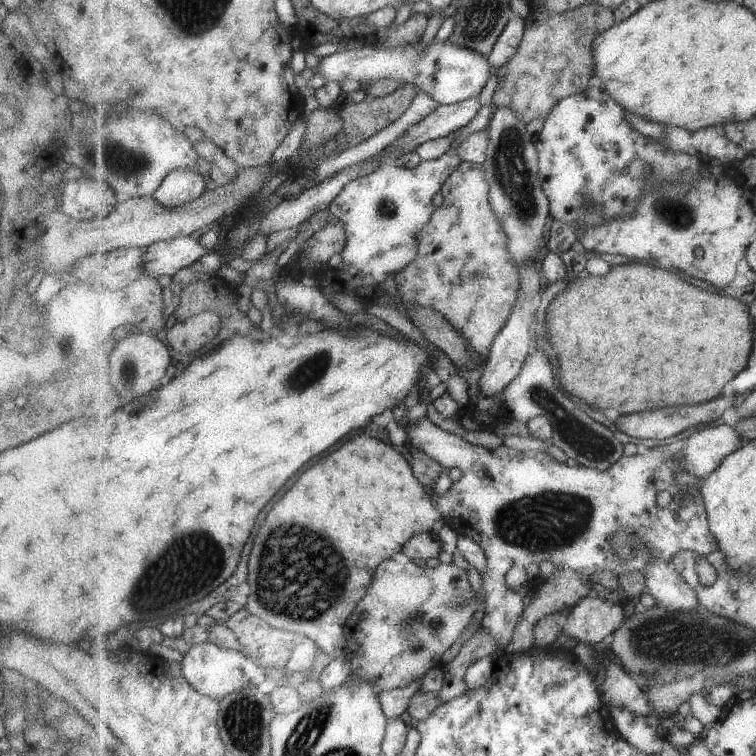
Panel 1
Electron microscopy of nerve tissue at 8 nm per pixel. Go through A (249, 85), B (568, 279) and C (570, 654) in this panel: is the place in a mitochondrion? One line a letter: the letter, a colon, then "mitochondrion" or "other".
A: other
B: other
C: other

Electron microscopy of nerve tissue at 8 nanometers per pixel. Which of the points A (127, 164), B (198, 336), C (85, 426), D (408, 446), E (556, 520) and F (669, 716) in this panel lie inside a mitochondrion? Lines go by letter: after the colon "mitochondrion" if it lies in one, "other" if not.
A: mitochondrion
B: other
C: other
D: other
E: mitochondrion
F: other

